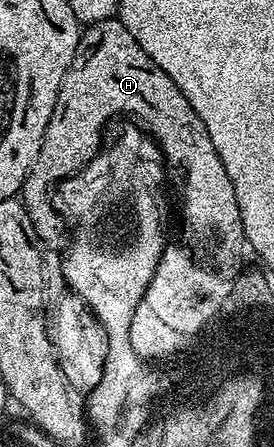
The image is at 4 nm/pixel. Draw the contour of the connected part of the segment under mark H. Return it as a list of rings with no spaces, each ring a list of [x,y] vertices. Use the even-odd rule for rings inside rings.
[[[113,17],[106,21],[87,24],[81,30],[78,49],[66,69],[66,77],[62,77],[58,101],[54,101],[54,113],[50,113],[50,125],[46,125],[38,157],[30,173],[26,173],[26,181],[20,187],[18,198],[23,203],[30,221],[33,222],[37,240],[49,247],[61,246],[60,238],[65,238],[66,226],[53,203],[57,184],[83,171],[98,155],[102,147],[100,134],[115,115],[133,115],[131,118],[155,140],[159,153],[161,151],[164,154],[163,162],[169,168],[172,166],[180,170],[180,179],[184,182],[180,187],[180,195],[184,198],[184,227],[179,235],[183,239],[188,239],[188,243],[212,243],[216,259],[237,259],[243,264],[246,259],[246,240],[238,209],[238,197],[234,197],[230,173],[226,173],[226,165],[222,165],[222,157],[218,157],[218,149],[214,149],[214,141],[210,141],[210,133],[206,133],[206,125],[202,125],[202,117],[194,113],[192,104],[186,101],[182,89],[178,89],[178,85],[170,81],[166,69],[158,69],[158,65],[154,65],[146,49],[142,49],[142,45],[138,45],[138,41],[130,37],[130,29],[126,29],[126,25],[122,25],[119,18]]]

